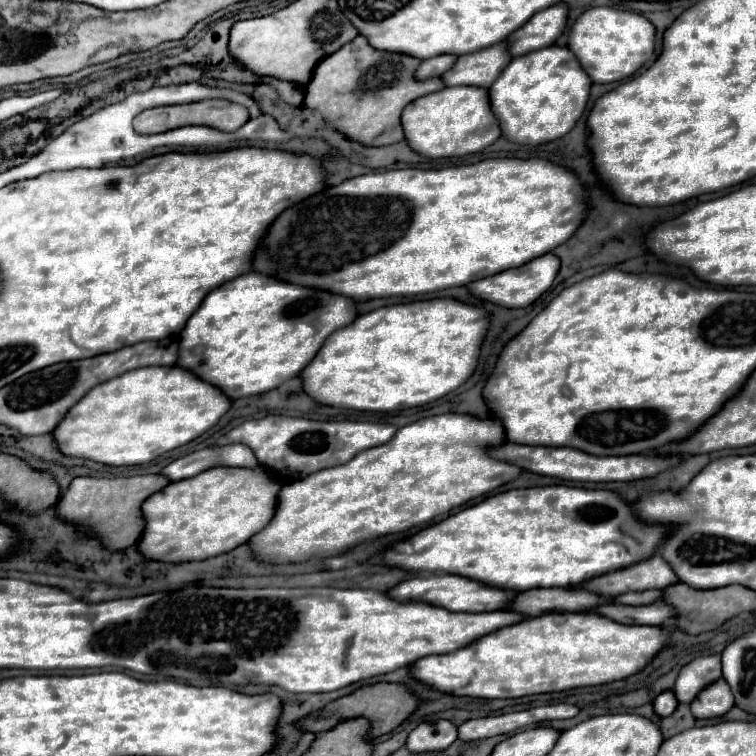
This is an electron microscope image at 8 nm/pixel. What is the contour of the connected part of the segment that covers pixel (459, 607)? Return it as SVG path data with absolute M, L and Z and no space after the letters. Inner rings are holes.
M432 575L432 577L412 577L398 585L394 585L388 591L388 597L400 603L408 601L424 601L434 607L442 607L448 611L468 611L468 613L480 613L480 611L496 611L510 601L514 593L506 593L502 589L492 589L488 585L482 585L478 581L460 577L460 575Z

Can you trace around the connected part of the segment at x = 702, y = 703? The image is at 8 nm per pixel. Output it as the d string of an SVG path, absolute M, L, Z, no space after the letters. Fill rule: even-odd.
M718 679L696 695L696 699L690 703L690 709L694 717L710 719L710 717L722 717L732 705L734 697L730 693L730 687L726 685L724 679Z

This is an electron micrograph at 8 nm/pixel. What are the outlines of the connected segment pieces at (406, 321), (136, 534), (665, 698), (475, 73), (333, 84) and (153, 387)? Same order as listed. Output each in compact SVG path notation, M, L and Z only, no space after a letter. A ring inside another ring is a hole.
M452 297L426 299L426 301L410 301L410 303L398 303L398 305L388 305L388 307L374 309L370 313L360 315L350 327L338 329L338 333L334 333L334 335L330 335L330 339L326 339L326 343L322 345L322 349L318 351L318 355L314 357L314 361L300 375L304 379L304 391L310 397L314 397L318 403L322 403L322 405L344 407L344 409L358 409L358 411L396 411L396 409L408 409L408 407L426 405L426 403L436 401L436 399L444 397L446 393L458 389L476 371L480 349L482 349L482 343L484 343L484 335L488 333L490 323L492 323L492 317L490 317L490 313L486 309L462 303L462 301L452 299Z
M136 475L128 479L116 477L76 477L58 503L58 515L66 521L88 525L100 541L110 549L126 549L140 539L146 521L142 503L170 483L164 475Z
M662 691L656 699L654 699L654 709L656 709L656 713L658 715L662 715L662 717L666 717L666 715L670 715L674 709L676 709L676 705L678 705L678 699L676 699L676 695L674 695L674 691Z
M502 41L490 49L480 49L478 53L458 57L454 67L442 75L442 81L446 85L490 87L502 69L506 69L510 59L512 55L508 51L508 43Z
M358 35L354 41L346 43L316 65L314 77L306 85L304 105L316 109L334 129L354 141L374 147L398 143L404 139L400 123L404 107L422 95L446 87L440 77L426 81L416 79L414 73L420 63L422 61L418 57L374 49L366 37Z
M180 365L142 367L94 387L82 401L78 401L78 405L74 405L74 409L70 409L64 421L54 429L54 437L60 451L70 457L86 457L104 465L142 465L200 437L212 429L230 407L232 401L226 401L226 397L214 391L212 385L206 385L206 381L194 377L194 373Z

